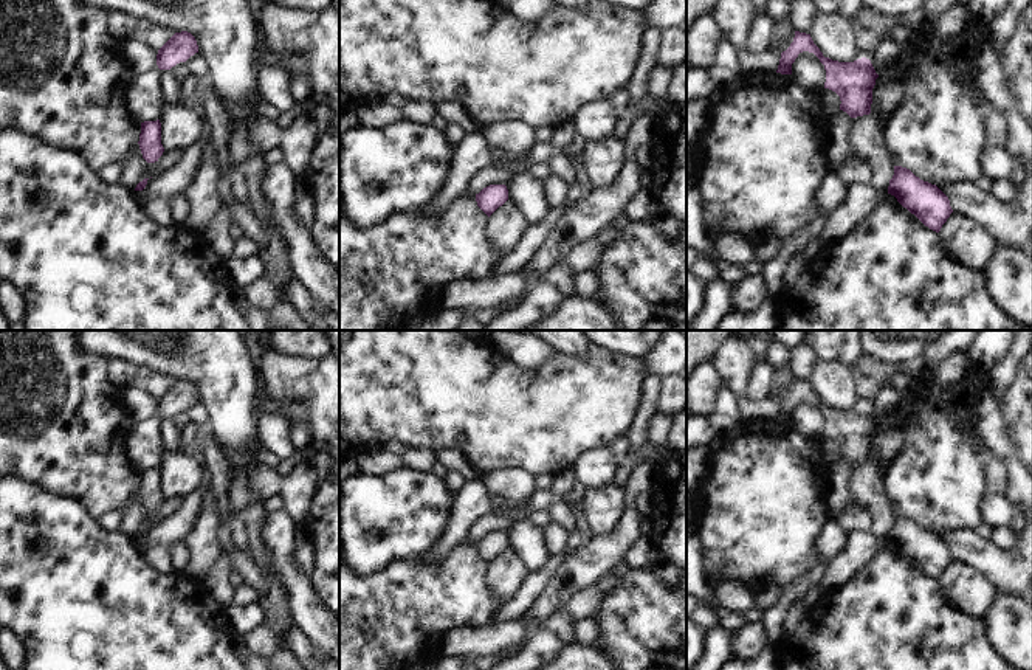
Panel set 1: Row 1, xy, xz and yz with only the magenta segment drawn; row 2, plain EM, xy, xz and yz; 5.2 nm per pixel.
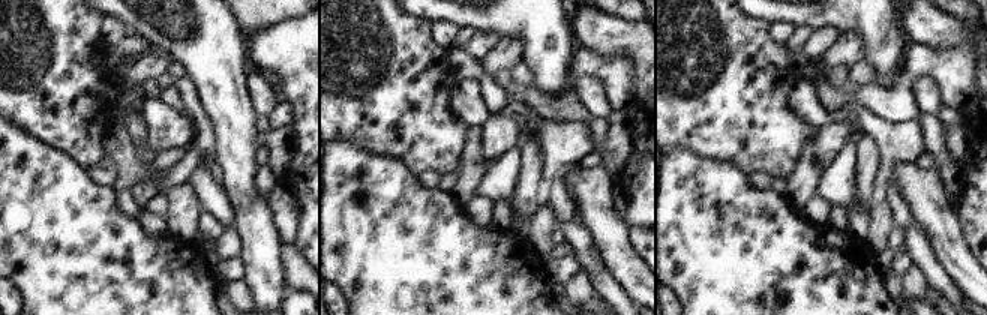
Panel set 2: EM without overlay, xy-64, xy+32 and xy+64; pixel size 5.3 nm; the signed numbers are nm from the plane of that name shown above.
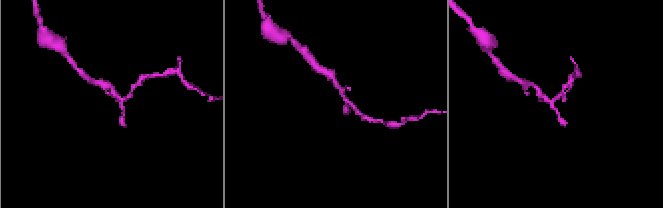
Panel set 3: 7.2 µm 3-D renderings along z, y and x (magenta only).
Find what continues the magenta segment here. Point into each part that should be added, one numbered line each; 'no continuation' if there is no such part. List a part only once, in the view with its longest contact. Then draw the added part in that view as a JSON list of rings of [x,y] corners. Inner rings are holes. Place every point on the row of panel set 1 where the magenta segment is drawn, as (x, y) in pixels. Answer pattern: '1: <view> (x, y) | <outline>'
no continuation

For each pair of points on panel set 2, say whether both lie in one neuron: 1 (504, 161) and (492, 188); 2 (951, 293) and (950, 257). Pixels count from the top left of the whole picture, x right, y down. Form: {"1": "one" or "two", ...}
{"1": "one", "2": "two"}

